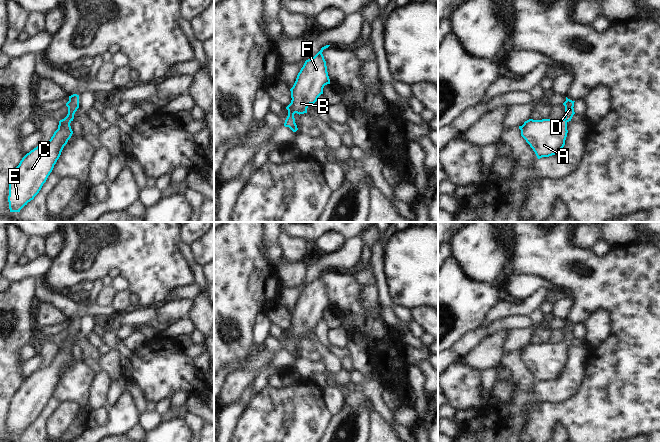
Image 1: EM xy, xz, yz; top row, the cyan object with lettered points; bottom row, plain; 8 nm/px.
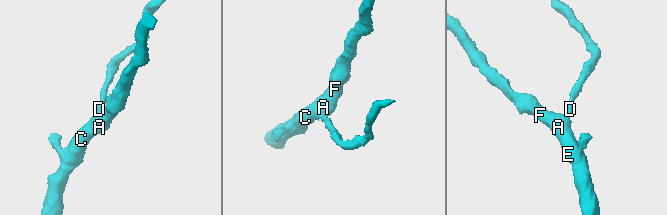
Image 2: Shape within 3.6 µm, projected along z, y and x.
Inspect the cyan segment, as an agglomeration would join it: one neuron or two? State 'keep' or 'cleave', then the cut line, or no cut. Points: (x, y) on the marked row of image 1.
keep; cut none

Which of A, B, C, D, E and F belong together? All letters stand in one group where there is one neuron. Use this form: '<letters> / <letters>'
A B C D E F

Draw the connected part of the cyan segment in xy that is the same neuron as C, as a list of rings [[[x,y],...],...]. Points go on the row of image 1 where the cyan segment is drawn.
[[[79,95],[69,96],[66,106],[68,107],[68,114],[59,121],[58,129],[51,139],[48,142],[40,143],[27,153],[14,170],[9,183],[10,212],[20,212],[39,193],[64,146],[71,138],[73,131],[70,123],[79,108]]]

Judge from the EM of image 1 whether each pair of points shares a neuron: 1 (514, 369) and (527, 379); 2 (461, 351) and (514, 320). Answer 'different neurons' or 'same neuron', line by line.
1: same neuron
2: same neuron

